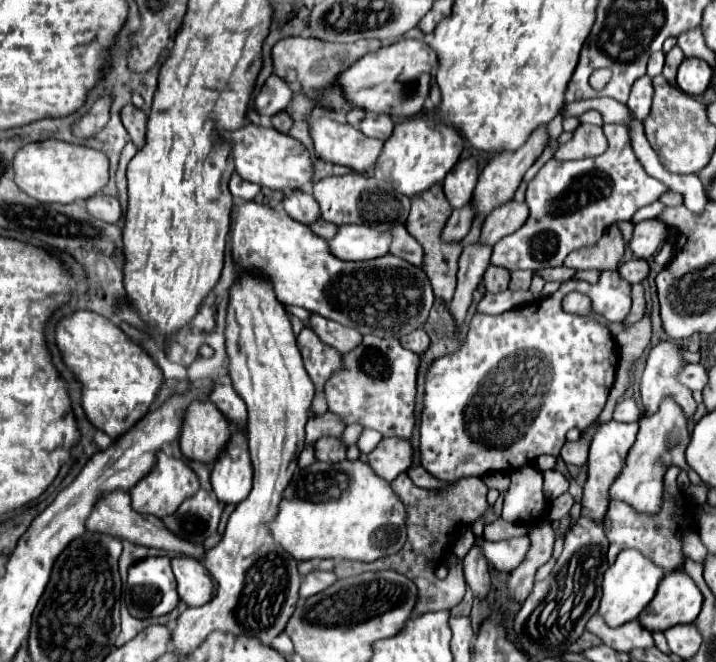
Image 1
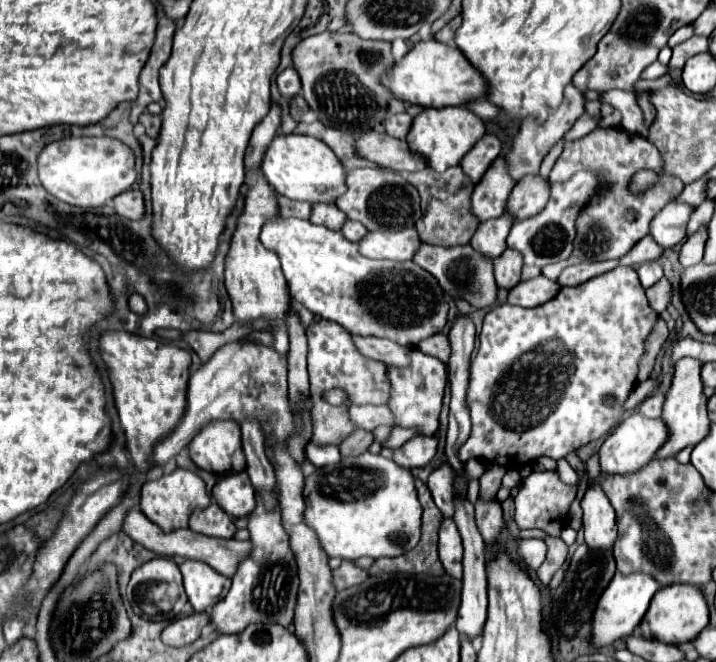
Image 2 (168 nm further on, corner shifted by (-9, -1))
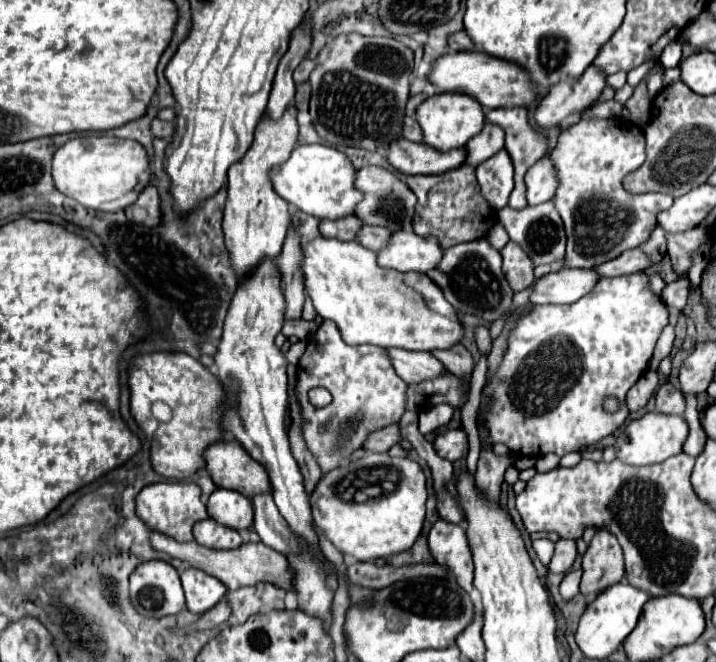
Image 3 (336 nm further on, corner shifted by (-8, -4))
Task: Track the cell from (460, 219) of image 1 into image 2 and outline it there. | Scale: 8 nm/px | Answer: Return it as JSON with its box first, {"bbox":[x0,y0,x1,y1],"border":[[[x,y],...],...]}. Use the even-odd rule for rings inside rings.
{"bbox":[472,158,514,222],"border":[[[496,158],[492,168],[484,174],[480,184],[472,192],[472,214],[478,222],[498,218],[504,214],[504,202],[514,182],[504,174],[504,158]]]}

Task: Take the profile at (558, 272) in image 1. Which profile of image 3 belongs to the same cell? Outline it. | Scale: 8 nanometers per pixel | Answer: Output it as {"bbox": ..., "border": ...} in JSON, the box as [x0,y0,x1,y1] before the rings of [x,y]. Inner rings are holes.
{"bbox":[597,249,653,277],"border":[[[631,249],[627,253],[621,253],[615,261],[607,261],[597,267],[601,277],[615,277],[615,275],[629,275],[629,273],[639,273],[645,271],[653,265],[653,261],[639,249]]]}

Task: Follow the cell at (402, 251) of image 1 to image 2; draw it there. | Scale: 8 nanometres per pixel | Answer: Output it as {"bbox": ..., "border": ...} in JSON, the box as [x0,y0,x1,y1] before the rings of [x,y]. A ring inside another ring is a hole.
{"bbox":[412,244,498,308],"border":[[[420,244],[412,258],[418,266],[428,270],[444,288],[444,292],[450,298],[464,298],[468,300],[474,308],[486,308],[492,306],[498,294],[498,286],[494,282],[492,274],[492,262],[480,258],[472,246],[454,246],[454,248],[442,248],[442,246],[430,246],[430,244]]]}

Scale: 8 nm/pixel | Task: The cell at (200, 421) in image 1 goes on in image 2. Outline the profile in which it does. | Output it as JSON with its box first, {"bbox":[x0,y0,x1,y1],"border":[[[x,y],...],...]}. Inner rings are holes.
{"bbox":[188,420,244,474],"border":[[[216,420],[204,426],[188,444],[190,460],[212,474],[244,470],[240,426],[234,420]]]}

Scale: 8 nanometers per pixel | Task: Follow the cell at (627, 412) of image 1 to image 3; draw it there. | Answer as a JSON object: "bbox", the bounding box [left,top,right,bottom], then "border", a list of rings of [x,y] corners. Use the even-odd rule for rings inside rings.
{"bbox":[655,383,685,415],"border":[[[665,383],[657,389],[655,401],[657,401],[657,411],[661,411],[661,413],[679,413],[681,415],[685,411],[683,393],[677,387],[673,387],[671,383]]]}

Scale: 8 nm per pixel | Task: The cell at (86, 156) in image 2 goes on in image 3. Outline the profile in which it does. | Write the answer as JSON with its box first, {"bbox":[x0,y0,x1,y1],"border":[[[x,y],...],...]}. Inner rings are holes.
{"bbox":[53,135,155,211],"border":[[[85,135],[67,141],[53,155],[55,187],[89,209],[121,211],[133,205],[139,193],[155,179],[147,151],[133,139],[117,139],[107,135]]]}

